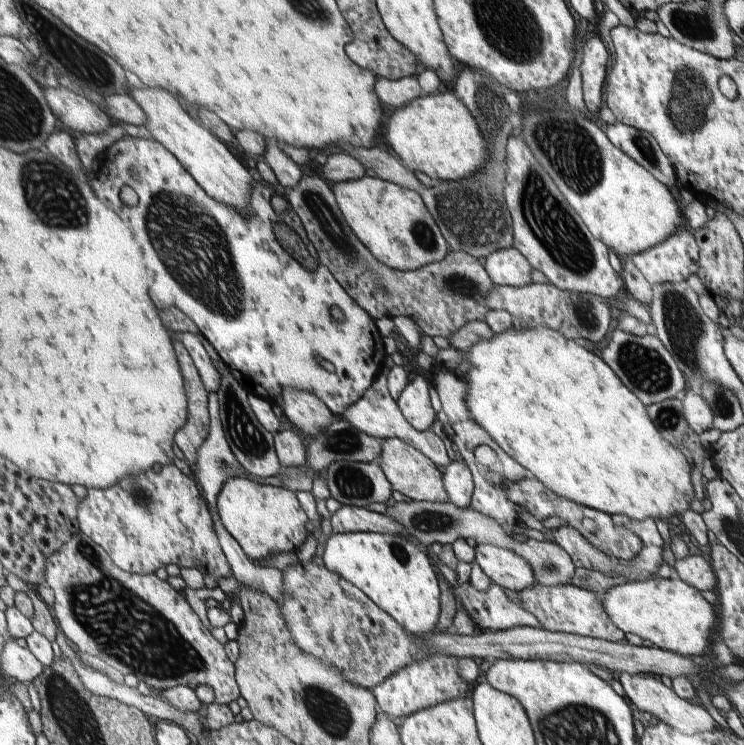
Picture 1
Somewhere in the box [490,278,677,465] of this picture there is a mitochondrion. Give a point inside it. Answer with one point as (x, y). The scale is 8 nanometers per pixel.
(588, 320)

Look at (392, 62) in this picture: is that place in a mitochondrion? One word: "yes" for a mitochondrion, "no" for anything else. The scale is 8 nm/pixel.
no

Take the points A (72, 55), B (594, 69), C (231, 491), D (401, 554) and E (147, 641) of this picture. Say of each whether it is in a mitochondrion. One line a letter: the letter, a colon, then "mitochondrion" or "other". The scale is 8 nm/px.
A: mitochondrion
B: other
C: other
D: mitochondrion
E: mitochondrion

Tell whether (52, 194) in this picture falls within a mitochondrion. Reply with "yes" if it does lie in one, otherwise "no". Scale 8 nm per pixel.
yes

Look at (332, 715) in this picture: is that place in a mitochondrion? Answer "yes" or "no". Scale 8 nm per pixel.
yes

